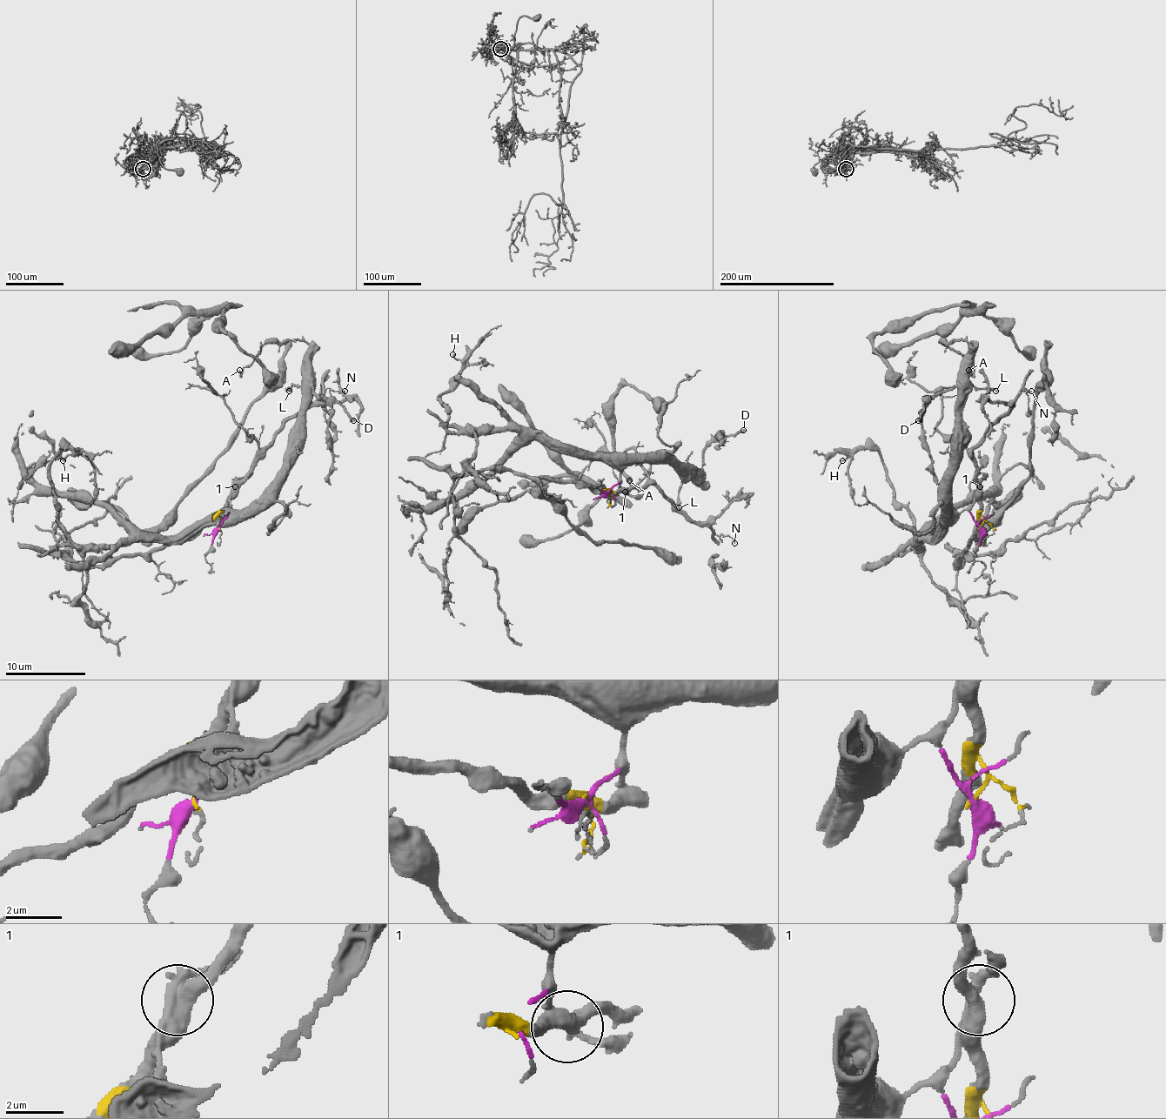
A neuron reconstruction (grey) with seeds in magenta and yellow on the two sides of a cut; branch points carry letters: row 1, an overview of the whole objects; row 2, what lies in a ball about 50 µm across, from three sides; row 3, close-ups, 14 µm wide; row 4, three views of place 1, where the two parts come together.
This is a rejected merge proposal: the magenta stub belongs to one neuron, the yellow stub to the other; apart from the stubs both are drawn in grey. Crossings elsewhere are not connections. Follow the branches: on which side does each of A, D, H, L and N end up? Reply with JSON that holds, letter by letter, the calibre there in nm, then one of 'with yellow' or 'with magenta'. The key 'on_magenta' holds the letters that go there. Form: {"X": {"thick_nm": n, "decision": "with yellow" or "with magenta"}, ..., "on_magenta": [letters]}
{"A": {"thick_nm": 190, "decision": "with magenta"}, "D": {"thick_nm": 280, "decision": "with magenta"}, "H": {"thick_nm": 120, "decision": "with magenta"}, "L": {"thick_nm": 240, "decision": "with magenta"}, "N": {"thick_nm": 110, "decision": "with yellow"}, "on_magenta": ["A", "D", "H", "L"]}

